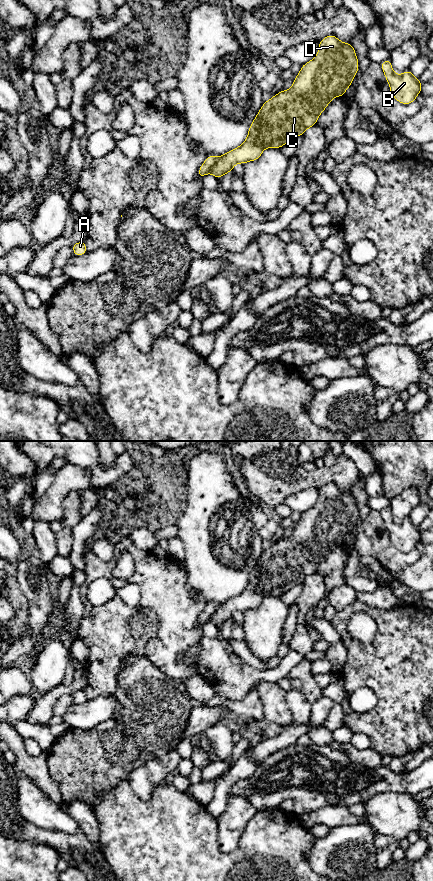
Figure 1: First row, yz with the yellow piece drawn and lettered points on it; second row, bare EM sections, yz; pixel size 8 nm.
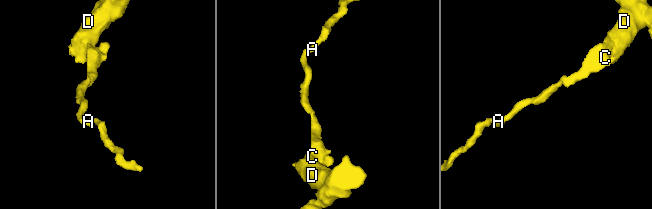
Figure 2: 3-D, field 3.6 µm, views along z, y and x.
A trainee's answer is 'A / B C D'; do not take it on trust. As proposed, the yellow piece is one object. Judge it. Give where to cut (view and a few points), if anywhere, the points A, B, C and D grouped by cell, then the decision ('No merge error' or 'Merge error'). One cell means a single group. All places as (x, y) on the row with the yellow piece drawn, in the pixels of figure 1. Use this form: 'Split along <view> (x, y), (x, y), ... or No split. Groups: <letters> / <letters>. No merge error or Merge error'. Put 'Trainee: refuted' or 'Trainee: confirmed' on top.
Trainee: confirmed
Split along yz (218, 157), (209, 171). Groups: A / B C D. Merge error

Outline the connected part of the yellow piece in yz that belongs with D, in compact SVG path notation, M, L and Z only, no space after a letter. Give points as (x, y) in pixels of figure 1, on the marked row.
M328 35L319 41L319 51L314 59L301 66L290 90L282 90L263 103L248 130L243 144L218 157L210 169L217 179L233 170L237 163L258 160L265 148L280 149L295 136L317 124L320 114L334 97L343 97L358 72L359 62L351 43L343 43L336 36Z

